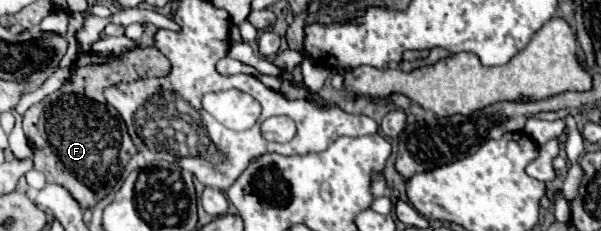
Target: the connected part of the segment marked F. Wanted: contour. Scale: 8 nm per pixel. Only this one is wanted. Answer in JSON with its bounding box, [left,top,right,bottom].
[23,47,171,209]

